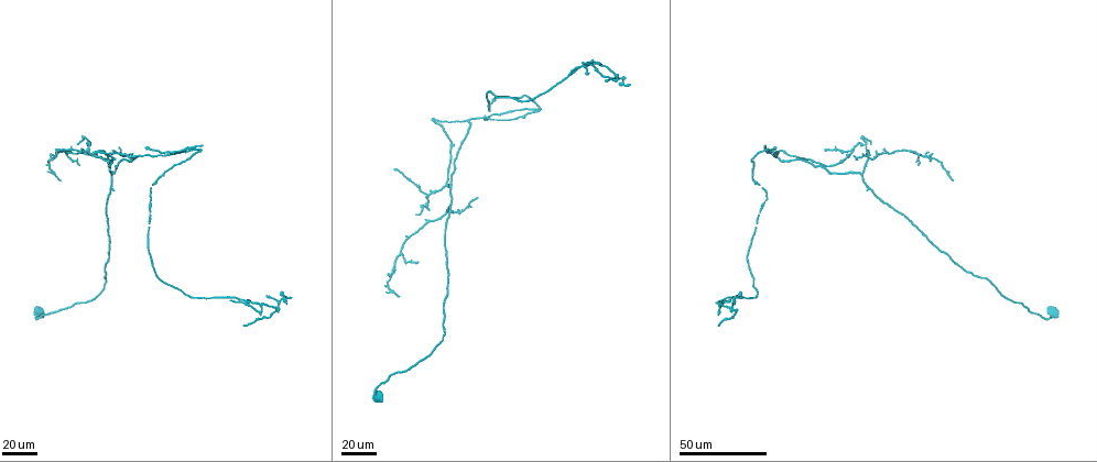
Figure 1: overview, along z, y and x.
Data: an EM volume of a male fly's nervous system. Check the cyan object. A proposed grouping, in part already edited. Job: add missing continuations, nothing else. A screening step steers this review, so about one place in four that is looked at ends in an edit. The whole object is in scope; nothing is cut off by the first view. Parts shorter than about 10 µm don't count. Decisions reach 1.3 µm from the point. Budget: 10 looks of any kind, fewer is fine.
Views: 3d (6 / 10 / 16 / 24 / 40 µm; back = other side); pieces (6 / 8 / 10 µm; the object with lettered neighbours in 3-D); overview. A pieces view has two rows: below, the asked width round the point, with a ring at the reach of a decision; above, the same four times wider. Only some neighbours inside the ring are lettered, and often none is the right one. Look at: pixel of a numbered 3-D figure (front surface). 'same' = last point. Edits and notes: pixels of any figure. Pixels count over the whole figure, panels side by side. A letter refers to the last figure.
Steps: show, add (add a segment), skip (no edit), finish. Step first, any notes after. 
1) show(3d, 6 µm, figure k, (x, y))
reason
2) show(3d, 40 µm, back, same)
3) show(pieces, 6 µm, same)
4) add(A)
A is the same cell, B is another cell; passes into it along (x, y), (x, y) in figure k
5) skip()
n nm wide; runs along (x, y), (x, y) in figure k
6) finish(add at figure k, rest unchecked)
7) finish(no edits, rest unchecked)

show(3d, 40 µm, figure 1, (204, 146))
an open end

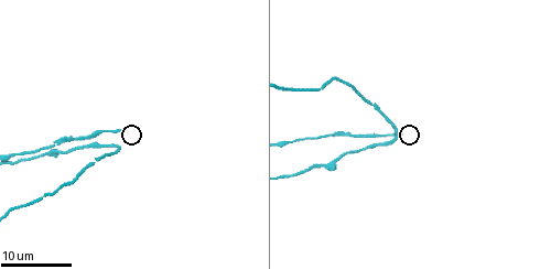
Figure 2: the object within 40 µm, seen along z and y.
show(3d, 10 µm, figure 2, (124, 132))

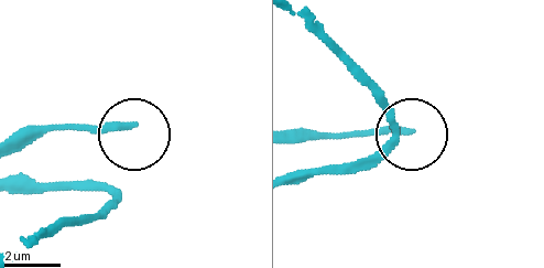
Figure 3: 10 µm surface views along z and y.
show(pieces, 6 µm, figure 3, (132, 127))

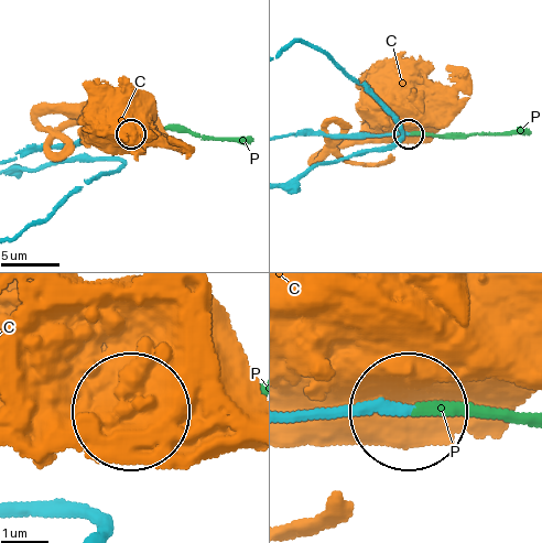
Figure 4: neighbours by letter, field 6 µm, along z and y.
add(P)
P is the same cell, C is another cell; passes into it along (288, 412), (521, 412) in figure 4; the neuron continues

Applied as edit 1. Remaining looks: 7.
show(overview)

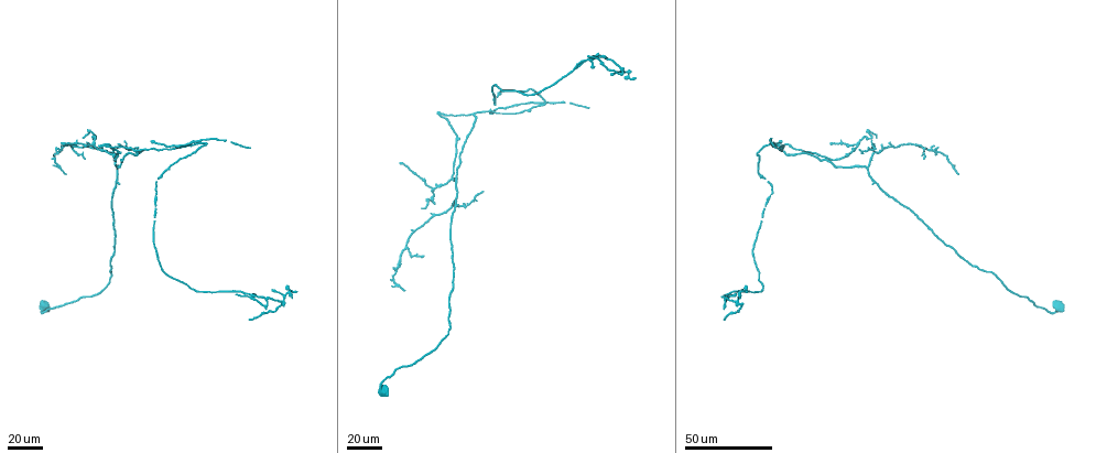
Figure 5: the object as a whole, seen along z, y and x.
show(3d, 40 µm, figure 5, (839, 139))
tapers out

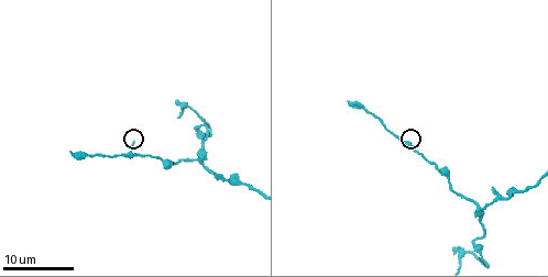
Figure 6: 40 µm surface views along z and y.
show(pieces, 8 µm, figure 6, (134, 144))

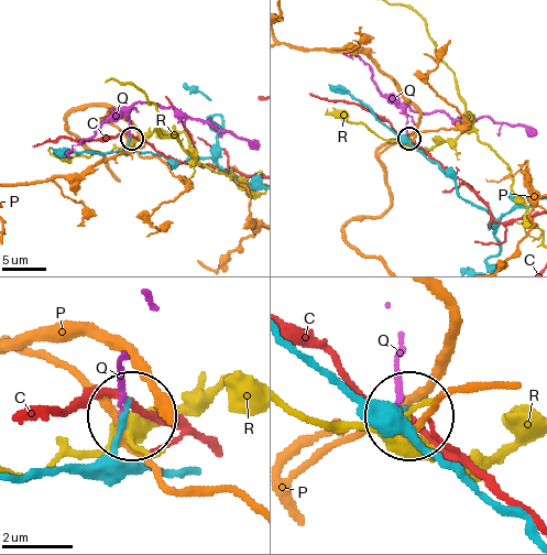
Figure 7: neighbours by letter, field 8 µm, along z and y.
skip()
180 nm wide; C, P, Q and R are other cells; runs along (187, 471), (126, 461), (117, 444), (122, 421) in figure 7; none of them fits

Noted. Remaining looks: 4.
show(3d, 16 µm, figure 6, (179, 100))
an open end

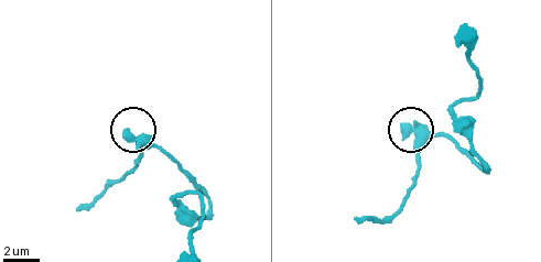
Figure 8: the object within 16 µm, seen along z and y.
show(pieces, 8 µm, figure 8, (124, 132))
see the neighbours

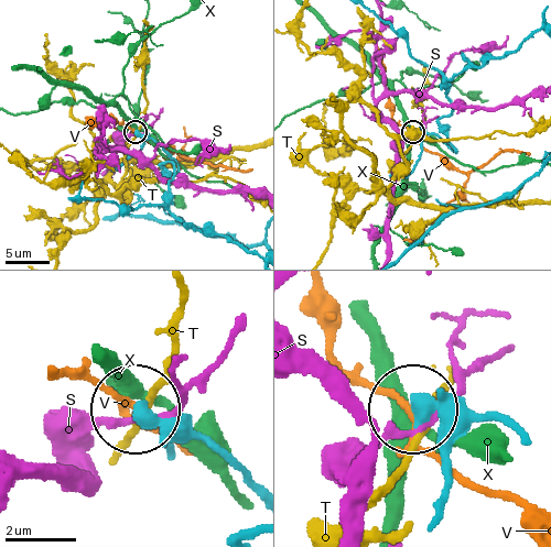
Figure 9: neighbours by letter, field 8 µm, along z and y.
skip()
S, T, V and X are other cells; runs along (250, 483), (206, 445), (162, 433), (138, 415) in figure 9; no lettered segment goes on from it

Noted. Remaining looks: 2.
show(3d, 24 µm, figure 5, (425, 255))
tapers out

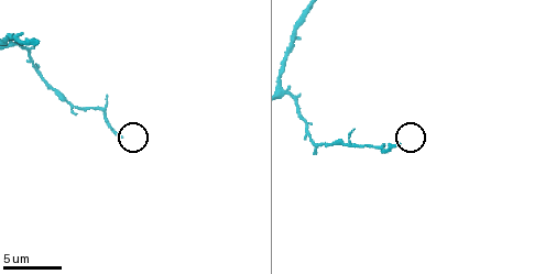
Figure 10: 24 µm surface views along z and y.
show(pieces, 8 µm, figure 10, (121, 136))

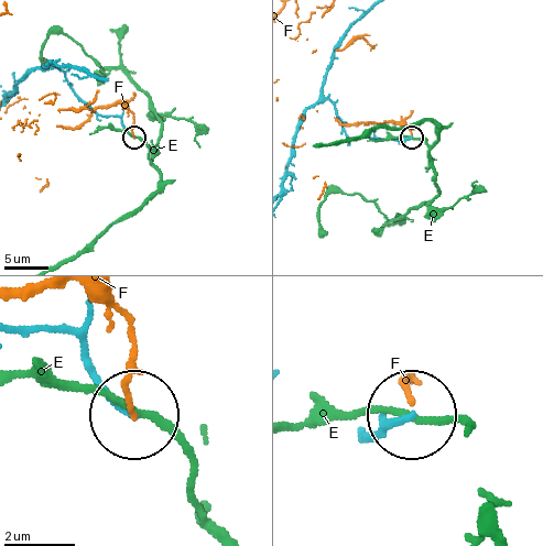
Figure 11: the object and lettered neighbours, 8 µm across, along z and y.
skip()
E and F are other cells; runs along (358, 432), (379, 435), (411, 419) in figure 11; no lettered segment goes on from it

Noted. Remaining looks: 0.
finish(add at figure 4, rest unchecked)

